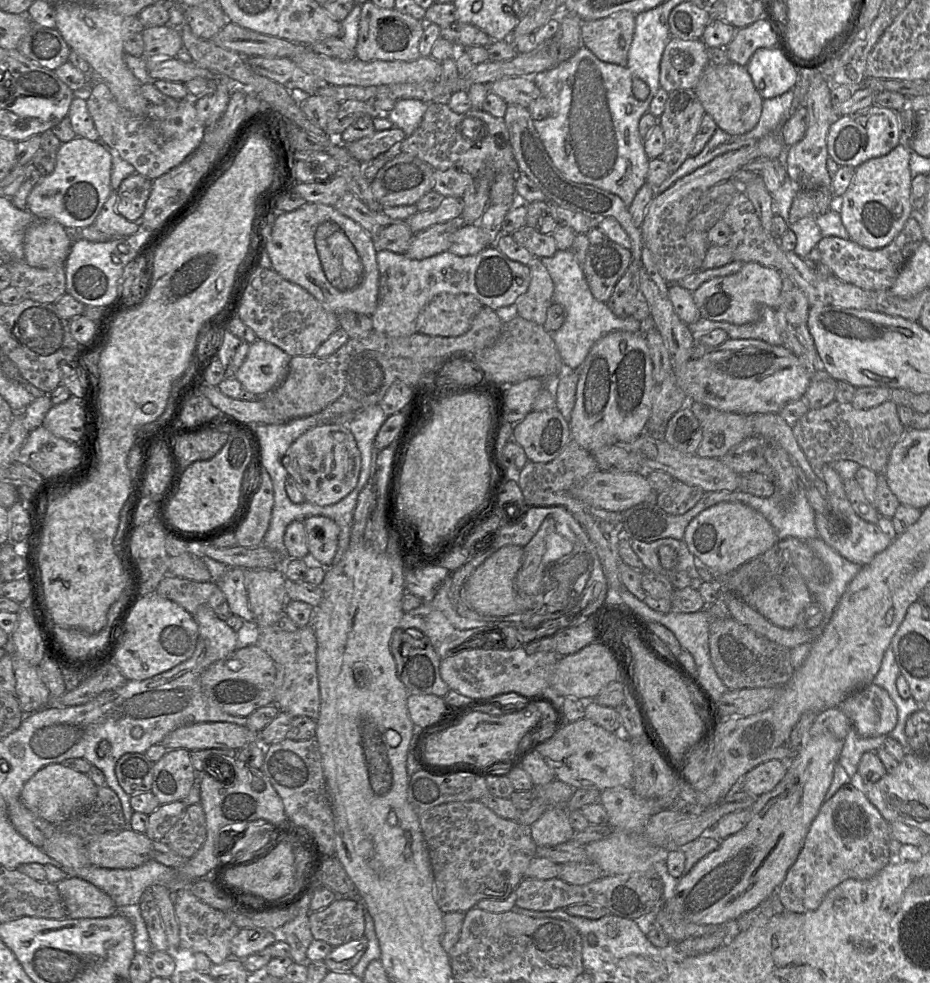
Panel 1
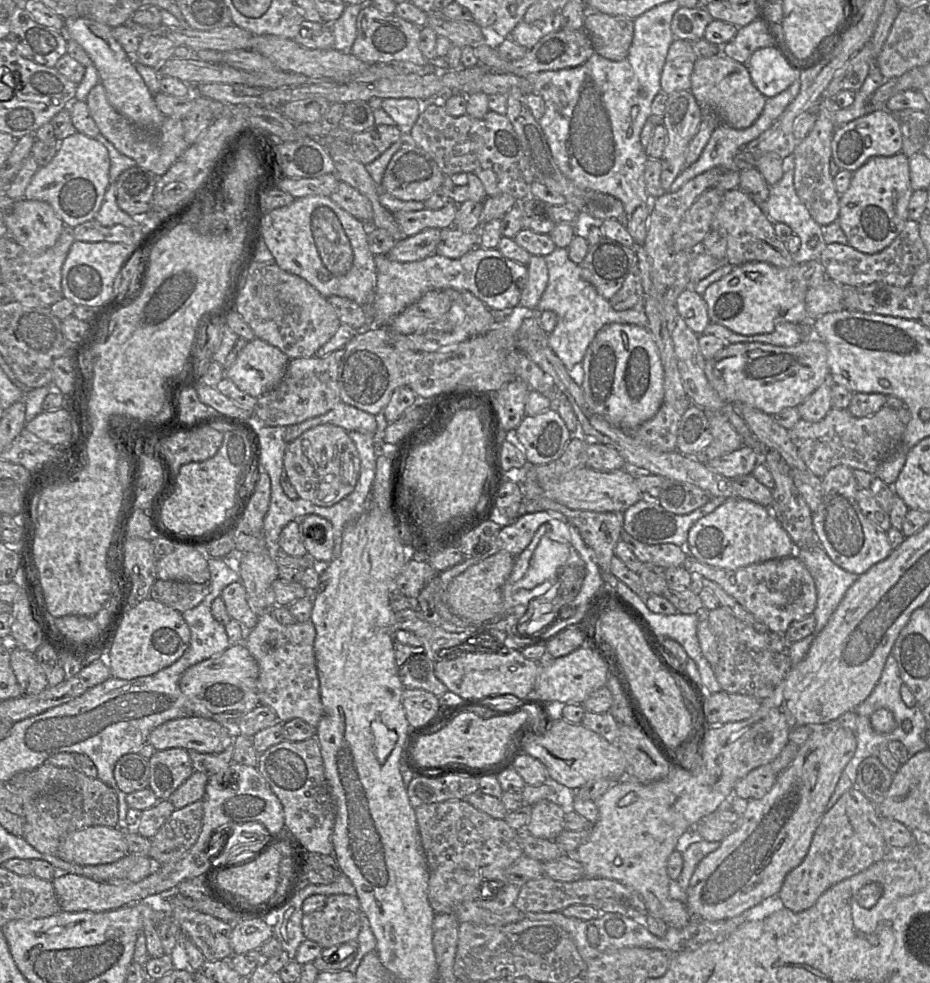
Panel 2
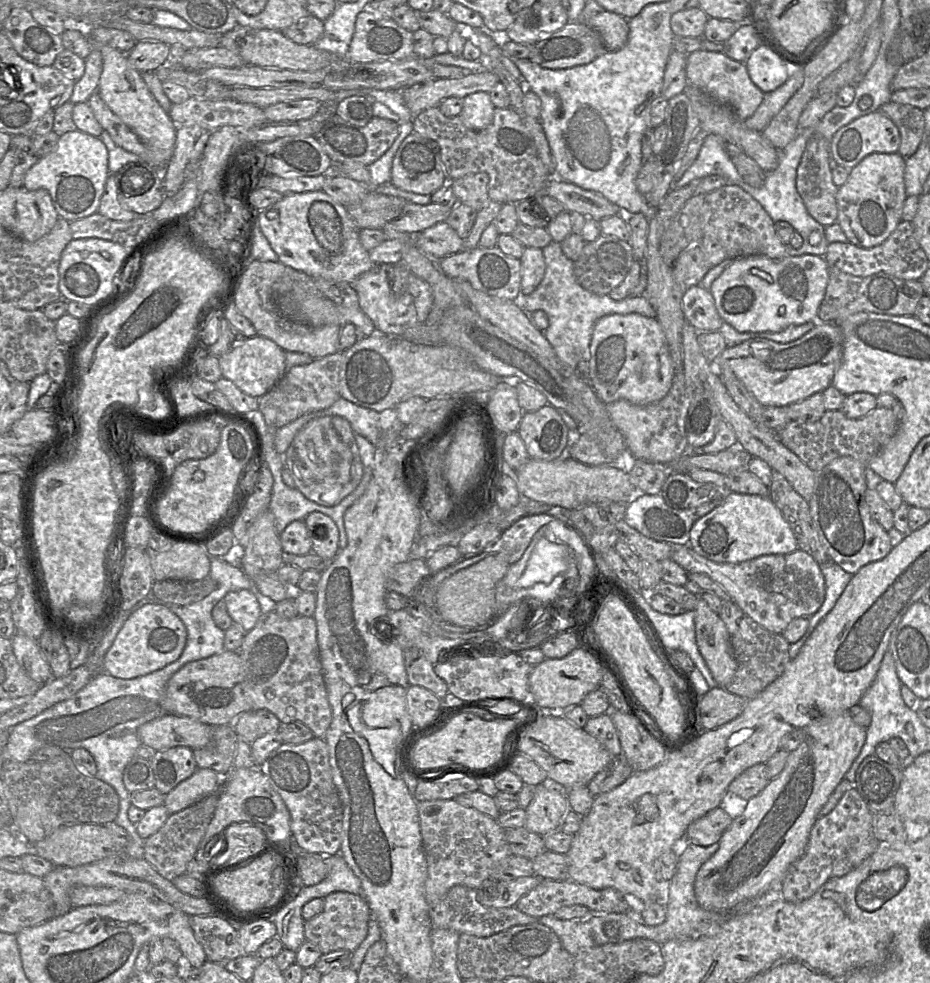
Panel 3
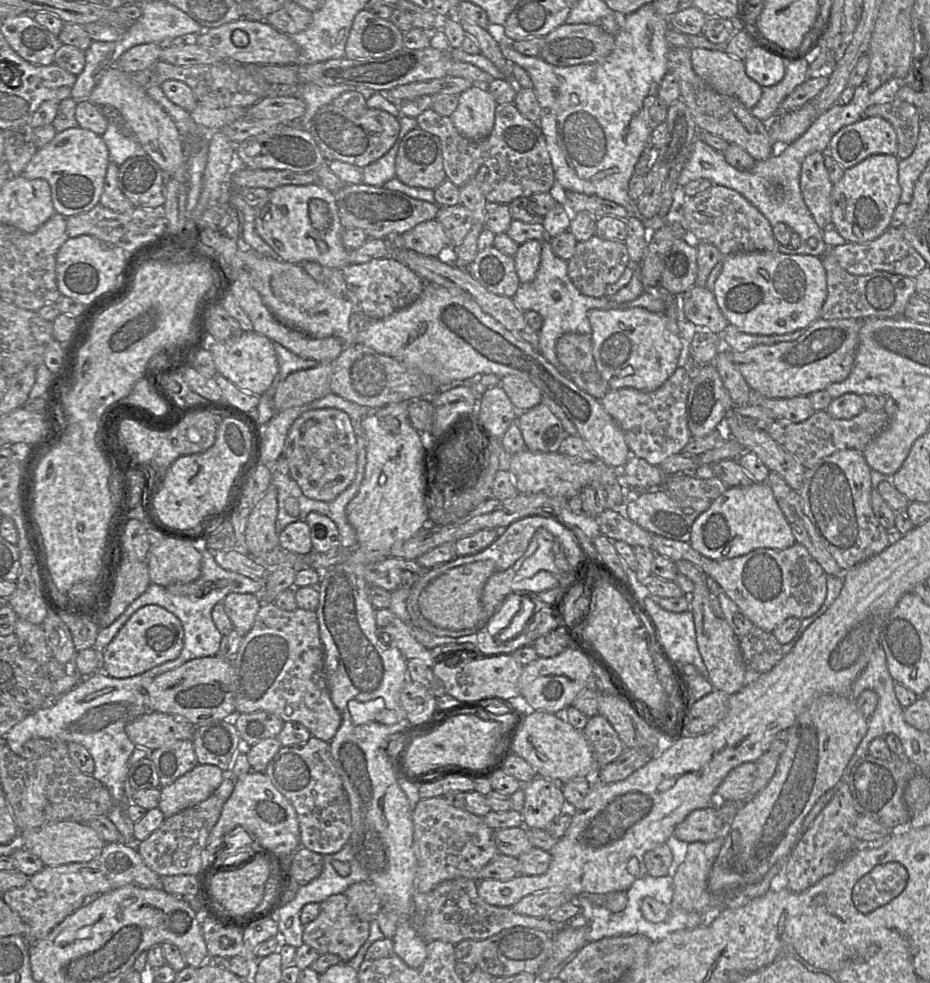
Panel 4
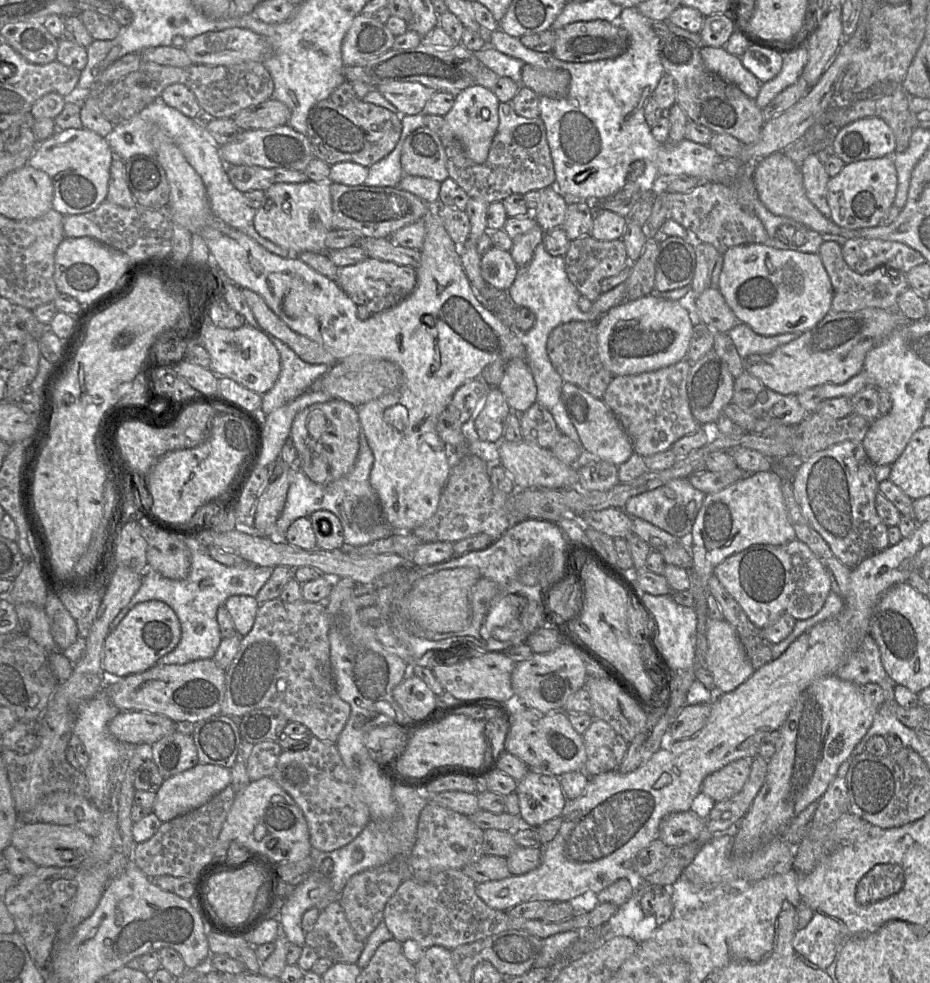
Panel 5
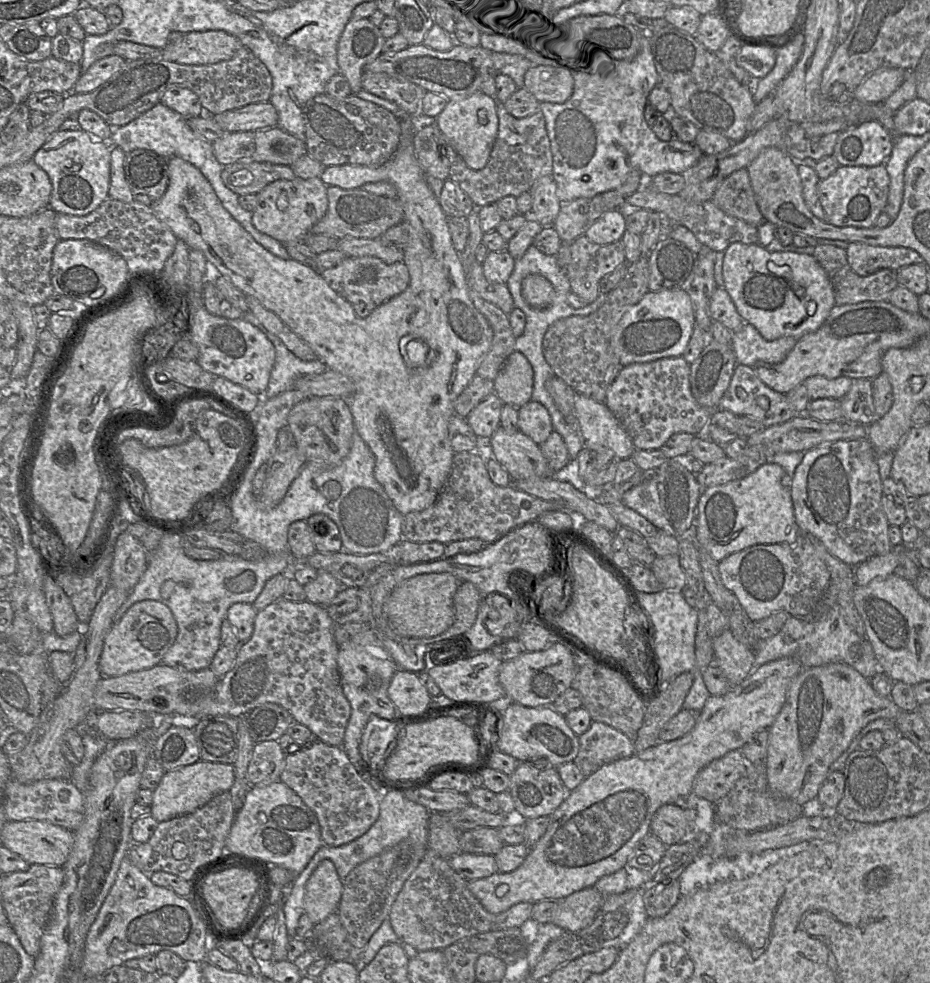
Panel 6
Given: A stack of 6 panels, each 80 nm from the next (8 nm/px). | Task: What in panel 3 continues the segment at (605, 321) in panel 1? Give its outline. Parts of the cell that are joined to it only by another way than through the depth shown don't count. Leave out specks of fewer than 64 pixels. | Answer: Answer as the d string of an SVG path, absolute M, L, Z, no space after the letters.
M551 241L542 248L546 265L545 274L538 287L530 294L520 294L514 302L523 311L544 311L549 320L549 326L542 331L557 357L566 366L572 368L579 376L587 376L589 383L590 342L596 322L611 314L637 313L645 317L656 318L656 312L648 299L644 296L647 286L645 260L641 267L641 275L637 286L631 296L624 300L616 301L608 295L597 295L584 289L574 275L574 261L568 259L562 251L560 243Z

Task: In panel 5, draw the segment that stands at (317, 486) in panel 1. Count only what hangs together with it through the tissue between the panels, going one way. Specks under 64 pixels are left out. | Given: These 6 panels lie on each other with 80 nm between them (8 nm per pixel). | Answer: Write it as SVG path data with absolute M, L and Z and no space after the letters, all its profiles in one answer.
M331 399L304 408L295 416L290 430L290 439L297 451L295 467L317 484L343 477L354 466L359 450L359 432L357 408L346 401Z

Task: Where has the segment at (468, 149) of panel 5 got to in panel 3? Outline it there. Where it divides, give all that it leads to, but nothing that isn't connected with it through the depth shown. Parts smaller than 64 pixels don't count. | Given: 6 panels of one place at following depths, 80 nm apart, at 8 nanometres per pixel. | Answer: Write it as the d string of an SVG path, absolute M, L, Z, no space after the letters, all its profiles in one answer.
M479 91L463 98L463 108L459 117L470 130L478 131L488 127L494 115L495 106L488 92Z

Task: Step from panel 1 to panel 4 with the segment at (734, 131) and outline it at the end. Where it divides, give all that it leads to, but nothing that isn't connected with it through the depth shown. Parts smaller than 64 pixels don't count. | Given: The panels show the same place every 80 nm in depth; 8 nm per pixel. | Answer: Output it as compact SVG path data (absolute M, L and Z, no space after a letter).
M691 49L693 71L720 94L735 97L751 110L762 95L762 87L747 76L744 62L725 51Z

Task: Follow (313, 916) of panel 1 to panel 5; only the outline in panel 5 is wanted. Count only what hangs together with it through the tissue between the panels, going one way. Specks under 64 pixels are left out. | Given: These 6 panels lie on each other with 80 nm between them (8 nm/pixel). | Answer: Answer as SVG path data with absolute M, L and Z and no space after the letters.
M339 901L331 902L320 915L313 928L306 932L305 944L313 948L320 958L330 958L334 962L357 963L365 943L357 939Z

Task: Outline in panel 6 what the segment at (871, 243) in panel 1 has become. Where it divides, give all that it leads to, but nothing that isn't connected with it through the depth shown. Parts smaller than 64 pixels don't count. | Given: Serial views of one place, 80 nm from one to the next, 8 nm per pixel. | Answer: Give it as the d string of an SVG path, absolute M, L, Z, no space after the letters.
M885 163L877 166L839 166L833 174L818 183L818 195L826 213L826 222L838 227L874 227L886 206L889 185Z

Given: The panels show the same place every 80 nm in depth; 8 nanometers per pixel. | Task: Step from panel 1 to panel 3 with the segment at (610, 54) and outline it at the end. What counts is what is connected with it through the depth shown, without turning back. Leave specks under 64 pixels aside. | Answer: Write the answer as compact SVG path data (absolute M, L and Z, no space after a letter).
M604 10L592 16L587 24L599 33L606 51L618 51L625 46L629 34L626 18Z

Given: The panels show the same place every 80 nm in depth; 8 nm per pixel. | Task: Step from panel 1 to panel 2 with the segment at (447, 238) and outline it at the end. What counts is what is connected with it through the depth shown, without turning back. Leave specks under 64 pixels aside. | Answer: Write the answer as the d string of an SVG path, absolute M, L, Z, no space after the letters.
M428 228L415 235L404 237L386 254L397 262L414 262L423 260L436 253L440 240L440 230Z

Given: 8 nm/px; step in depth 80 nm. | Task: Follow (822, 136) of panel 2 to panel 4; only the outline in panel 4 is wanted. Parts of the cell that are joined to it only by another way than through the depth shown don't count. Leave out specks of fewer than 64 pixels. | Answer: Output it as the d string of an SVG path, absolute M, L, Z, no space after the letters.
M814 152L808 155L801 166L800 189L808 210L823 230L833 225L831 211L833 185L825 166L824 154Z

